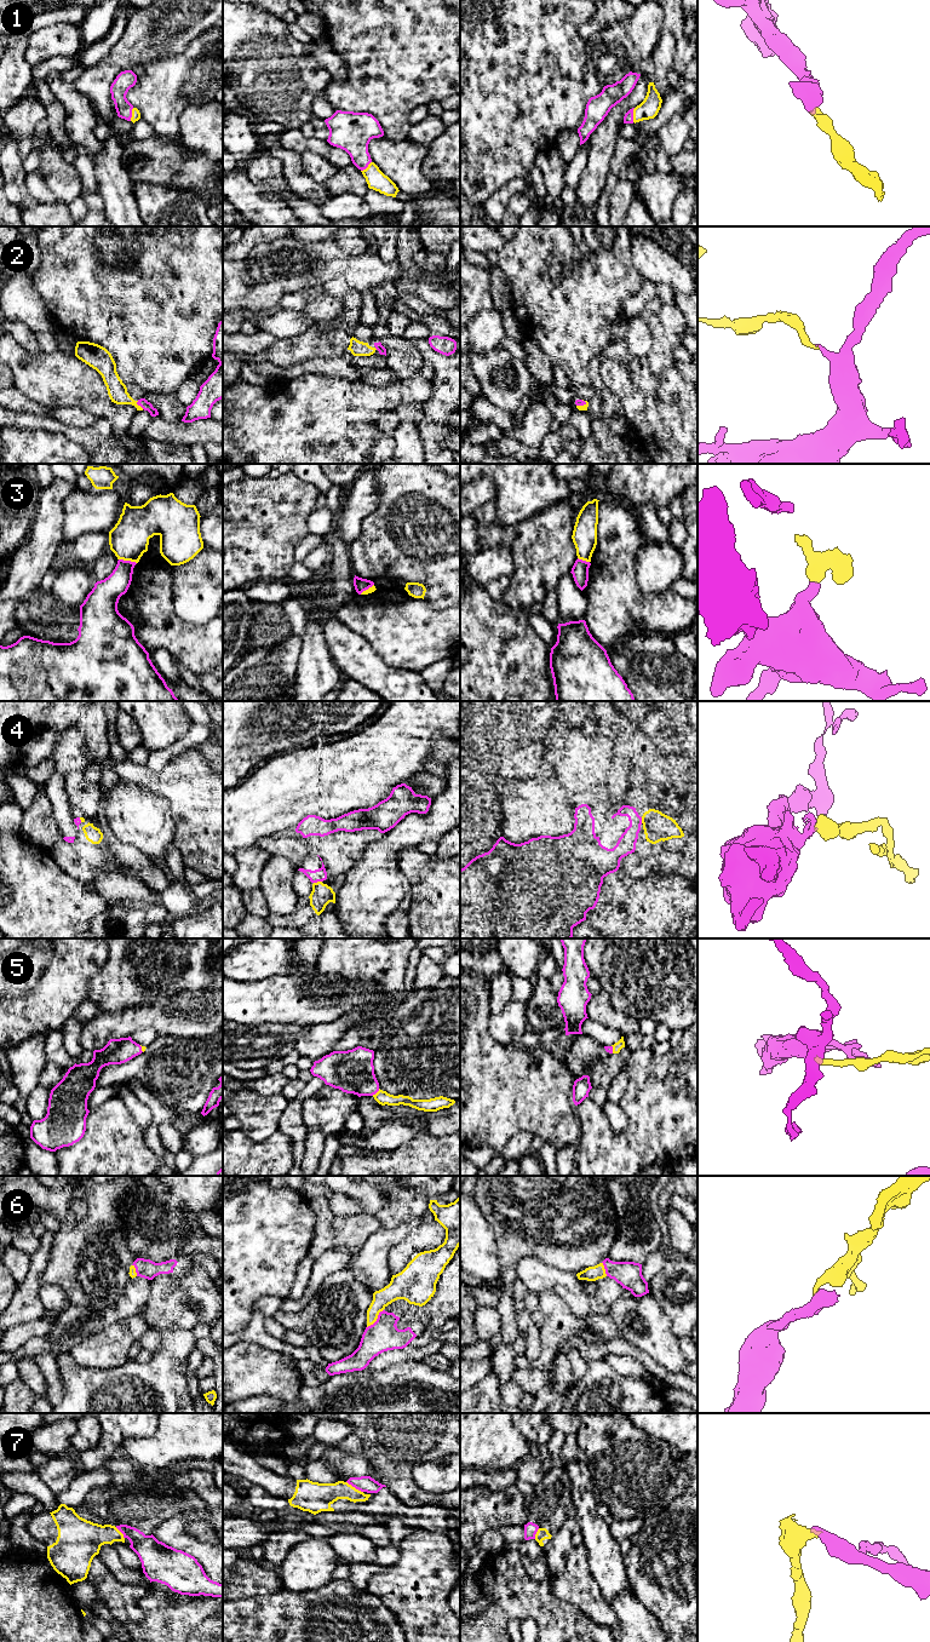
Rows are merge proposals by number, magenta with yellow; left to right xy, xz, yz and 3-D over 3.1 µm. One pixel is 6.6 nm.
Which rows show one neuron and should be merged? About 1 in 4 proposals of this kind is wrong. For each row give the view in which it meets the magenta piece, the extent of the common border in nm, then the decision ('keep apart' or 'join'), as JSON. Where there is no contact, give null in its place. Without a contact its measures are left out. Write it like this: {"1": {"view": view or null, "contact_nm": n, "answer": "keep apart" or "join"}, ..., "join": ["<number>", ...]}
{"1": {"view": "yz", "contact_nm": 100, "answer": "join"}, "2": {"view": "xy", "contact_nm": 70, "answer": "join"}, "3": {"view": "xy", "contact_nm": 120, "answer": "keep apart"}, "4": {"view": "xz", "contact_nm": 60, "answer": "join"}, "5": {"view": "xz", "contact_nm": 70, "answer": "join"}, "6": {"view": "xz", "contact_nm": 170, "answer": "join"}, "7": {"view": "xz", "contact_nm": 130, "answer": "keep apart"}, "join": ["1", "2", "4", "5", "6"]}

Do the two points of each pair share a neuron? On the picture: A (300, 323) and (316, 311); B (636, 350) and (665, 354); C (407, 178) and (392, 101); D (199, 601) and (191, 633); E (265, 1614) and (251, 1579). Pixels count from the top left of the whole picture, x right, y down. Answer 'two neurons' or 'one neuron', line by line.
A: two neurons
B: two neurons
C: two neurons
D: two neurons
E: two neurons

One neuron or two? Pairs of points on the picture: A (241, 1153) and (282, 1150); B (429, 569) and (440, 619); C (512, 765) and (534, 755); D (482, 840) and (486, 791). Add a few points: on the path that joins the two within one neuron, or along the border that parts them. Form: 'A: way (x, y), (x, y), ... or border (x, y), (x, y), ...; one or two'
A: way (251, 1152), (273, 1152); one
B: border (424, 598), (435, 608), (447, 608); two
C: way (517, 765), (529, 757); one
D: way (481, 828), (481, 803); one

